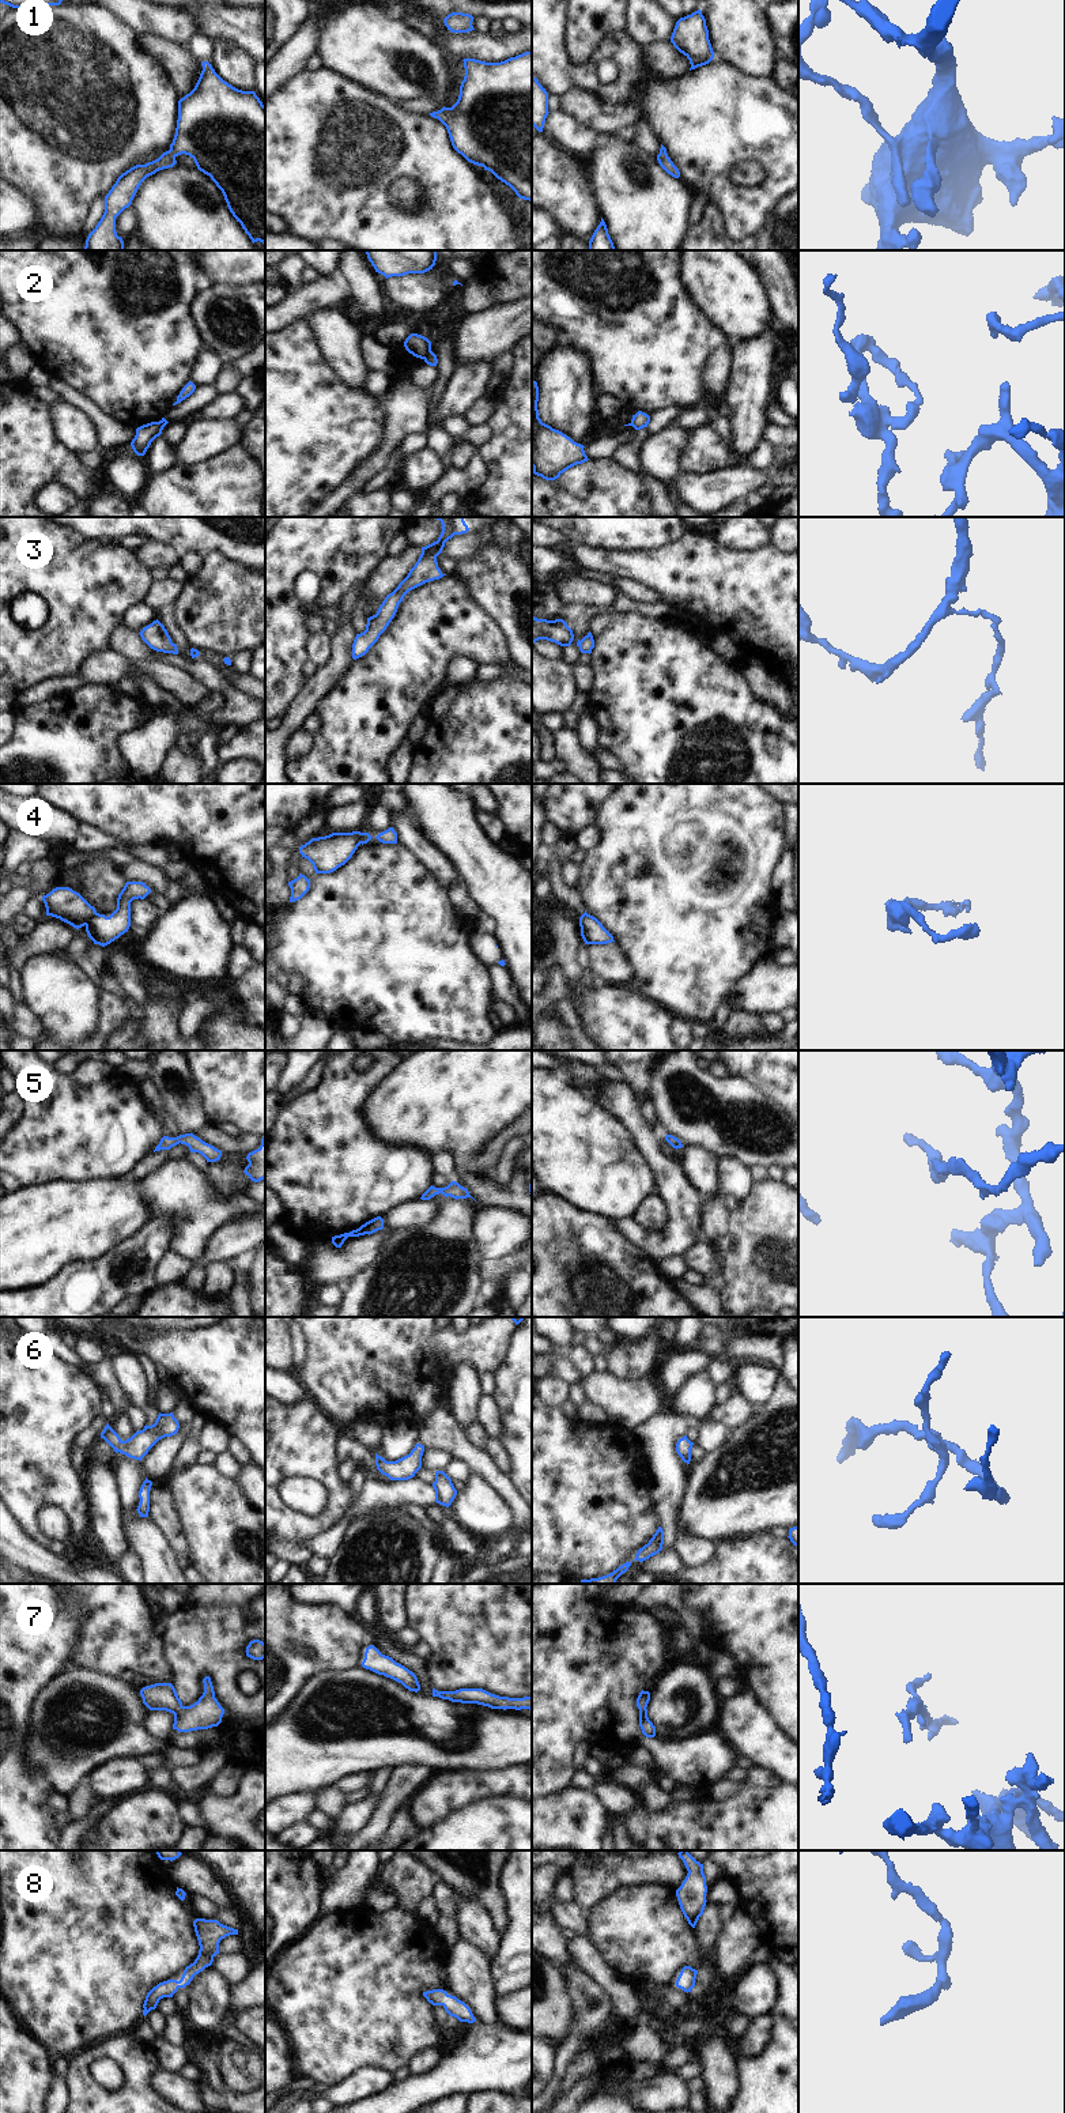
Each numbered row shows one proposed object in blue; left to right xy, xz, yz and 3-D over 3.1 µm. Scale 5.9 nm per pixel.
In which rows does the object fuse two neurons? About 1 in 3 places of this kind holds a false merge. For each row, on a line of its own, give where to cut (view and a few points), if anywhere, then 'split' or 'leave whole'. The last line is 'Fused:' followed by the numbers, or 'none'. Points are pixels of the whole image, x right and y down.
1: cut none; leave whole
2: cut xz (430, 350), (423, 358); split
3: cut none; leave whole
4: cut xy (97, 913), (86, 925); split
5: cut none; leave whole
6: cut none; leave whole
7: cut none; leave whole
8: cut none; leave whole
Fused: 2, 4

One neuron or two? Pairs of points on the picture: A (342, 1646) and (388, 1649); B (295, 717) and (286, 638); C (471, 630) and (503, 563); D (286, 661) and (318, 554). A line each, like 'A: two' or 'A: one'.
A: two
B: two
C: two
D: one

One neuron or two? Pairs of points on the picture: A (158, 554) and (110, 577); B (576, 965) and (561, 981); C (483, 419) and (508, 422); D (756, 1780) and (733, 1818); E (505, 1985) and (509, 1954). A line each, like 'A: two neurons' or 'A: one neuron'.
A: two neurons
B: two neurons
C: two neurons
D: two neurons
E: one neuron

